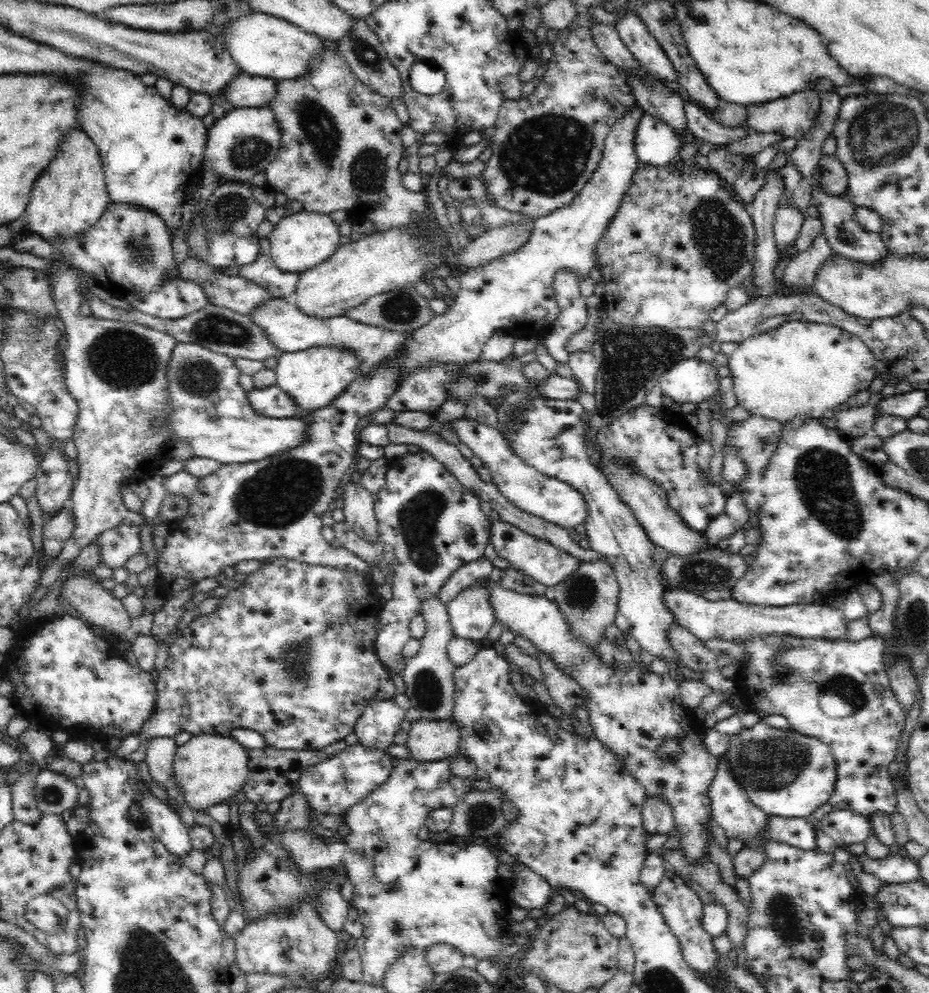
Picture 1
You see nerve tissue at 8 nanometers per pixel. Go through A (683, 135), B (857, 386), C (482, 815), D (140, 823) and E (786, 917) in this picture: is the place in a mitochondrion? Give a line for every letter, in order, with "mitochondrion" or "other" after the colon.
A: other
B: other
C: mitochondrion
D: other
E: mitochondrion

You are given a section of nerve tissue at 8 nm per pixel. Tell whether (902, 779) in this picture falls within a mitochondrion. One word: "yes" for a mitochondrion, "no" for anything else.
no

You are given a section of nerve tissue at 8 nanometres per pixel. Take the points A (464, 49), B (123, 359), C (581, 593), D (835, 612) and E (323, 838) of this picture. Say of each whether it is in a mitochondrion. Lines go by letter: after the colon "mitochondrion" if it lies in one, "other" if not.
A: other
B: mitochondrion
C: mitochondrion
D: other
E: other

